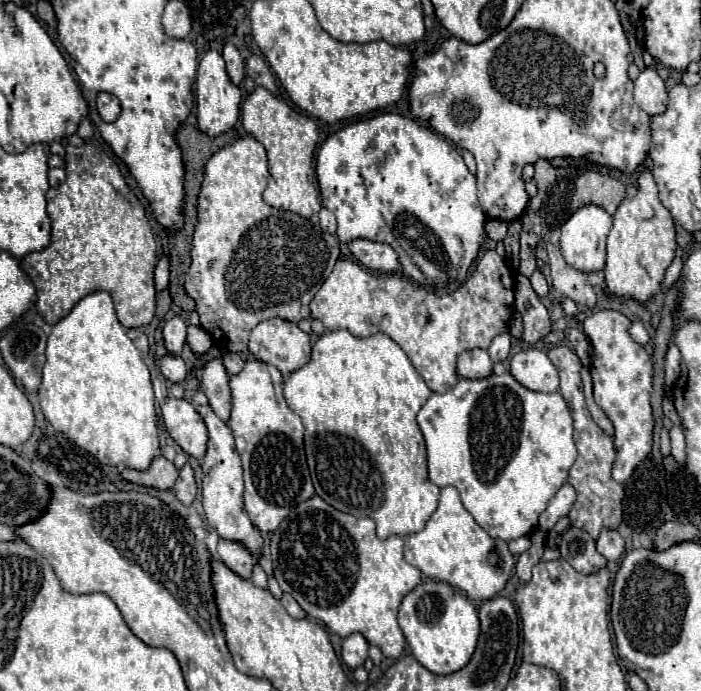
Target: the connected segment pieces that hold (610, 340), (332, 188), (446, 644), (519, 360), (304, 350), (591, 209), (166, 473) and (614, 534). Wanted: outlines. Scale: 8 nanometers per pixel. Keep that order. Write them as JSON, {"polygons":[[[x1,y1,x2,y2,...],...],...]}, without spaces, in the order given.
{"polygons":[[[594,311,584,319,584,333,592,343,592,360,589,367,593,382,593,396,610,421,616,427,614,443,616,443,616,461,612,477,618,483,626,483,634,469,652,453,652,431,654,417,650,405,652,393,652,359,646,349,636,343,628,329,632,321,620,311]],[[384,113,366,121,356,121,330,135,318,151,315,169,322,207,336,215,336,235,342,243,350,243,352,239,388,243,398,253,400,263,404,263,404,259,408,261,410,255,414,265,424,273,420,273,420,281,425,286,441,288,450,281,462,281,466,277,462,267,464,251,468,251,468,265,472,265,486,237,486,217,476,197,476,177,468,171,456,147,442,135,410,117]],[[424,581,410,591,400,605,398,623,412,655,436,675,448,675,462,669,470,661,480,635,476,607,444,581]],[[526,349,516,353,510,361,510,373,530,391,558,391,558,371,548,355,540,349]],[[268,319,254,327,248,343,250,353,274,365,284,377,304,367,312,353,310,335,286,319]],[[586,205,580,207,564,225,560,235,560,251,570,267,576,267,582,273,590,271,602,271,606,261,606,237,612,227,612,215,608,215,598,205]],[[162,455,154,457,152,465,146,471,136,471,136,469,124,469,122,477,130,483,144,485,144,487,156,487,156,489,172,489,174,481,178,479,178,469,174,463,164,459]],[[606,529,600,533,598,541,596,541,596,549,598,553,602,553,608,561,618,561,624,555,624,539,620,537,618,531]]]}

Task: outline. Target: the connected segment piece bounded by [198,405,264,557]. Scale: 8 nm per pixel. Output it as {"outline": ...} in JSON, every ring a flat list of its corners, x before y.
{"outline":[[208,405,198,407,198,413,206,421,208,435,210,435,208,451,206,451,206,457,202,461,202,471,204,471,204,477,202,477,202,505,204,505,204,511,206,511,206,519,218,531,218,535,222,539,242,543,256,557,264,547,264,539,262,539,260,531,252,525,252,521,248,519,248,513,244,509,244,501,242,501,242,491,244,491,242,463,240,463,240,455,234,449,232,431,224,421,220,421,214,415,214,411]]}

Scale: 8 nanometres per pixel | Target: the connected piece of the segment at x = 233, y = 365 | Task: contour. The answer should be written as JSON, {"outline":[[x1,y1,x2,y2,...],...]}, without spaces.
{"outline":[[226,353,226,355,222,357,222,361,224,361,226,371,228,371,230,377,236,375,236,373,240,373,242,367,244,367,244,361,242,361,242,357,240,357,238,353]]}

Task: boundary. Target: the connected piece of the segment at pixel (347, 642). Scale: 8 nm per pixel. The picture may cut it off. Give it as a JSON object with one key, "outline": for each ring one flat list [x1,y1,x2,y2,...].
{"outline":[[352,633,342,641,342,661,356,669,362,667,368,657,368,643,360,633]]}

